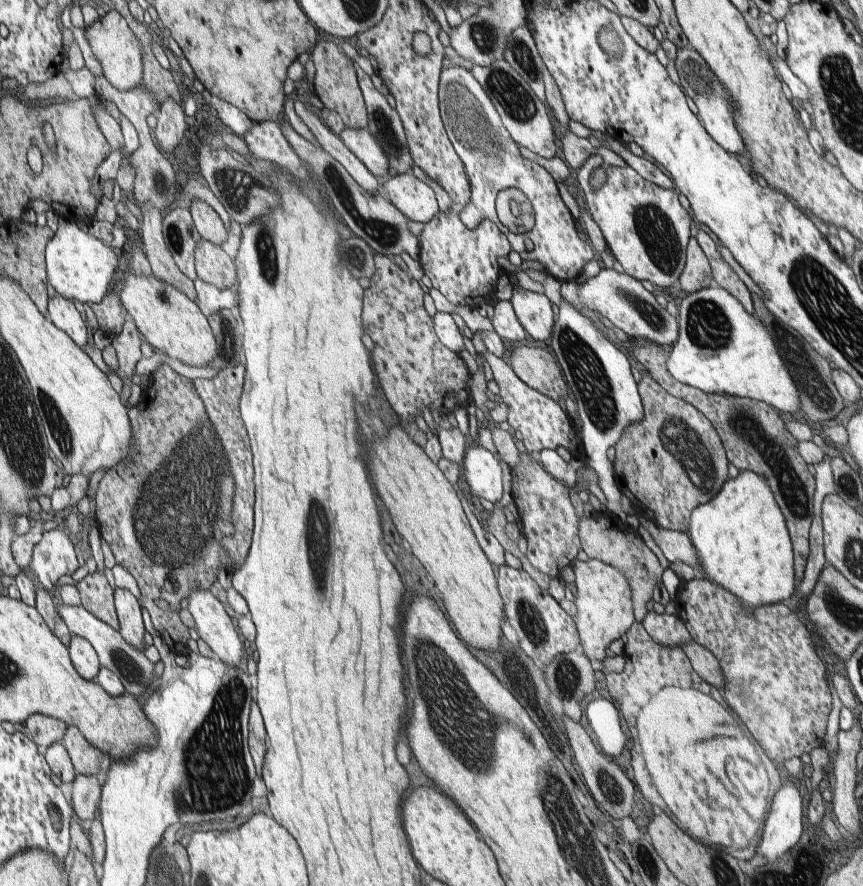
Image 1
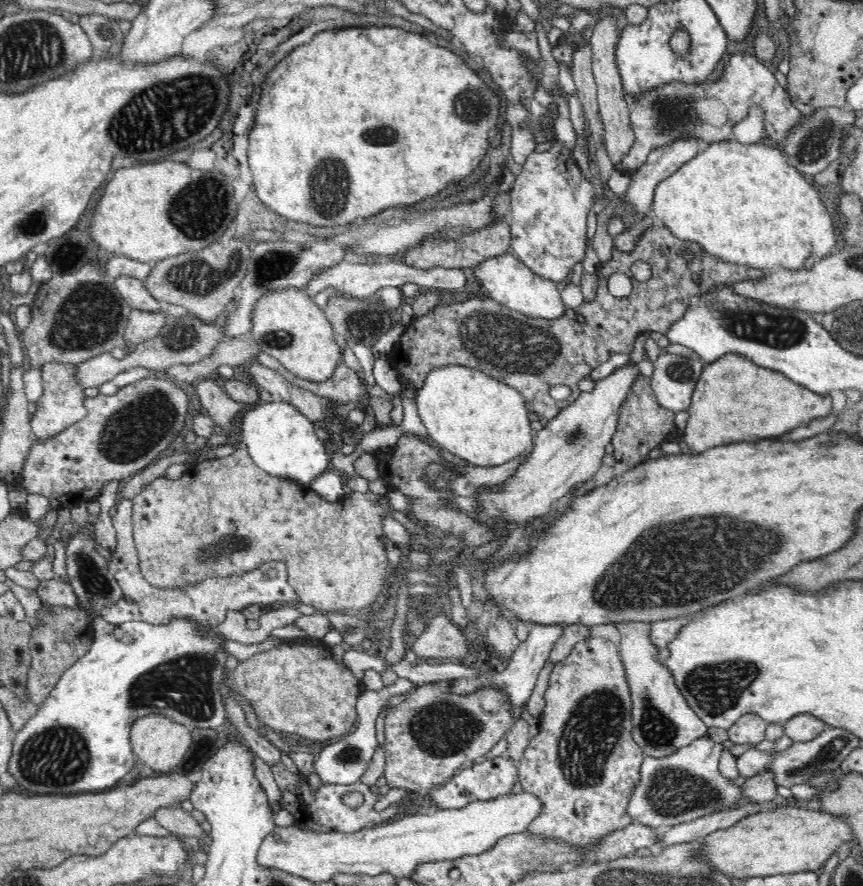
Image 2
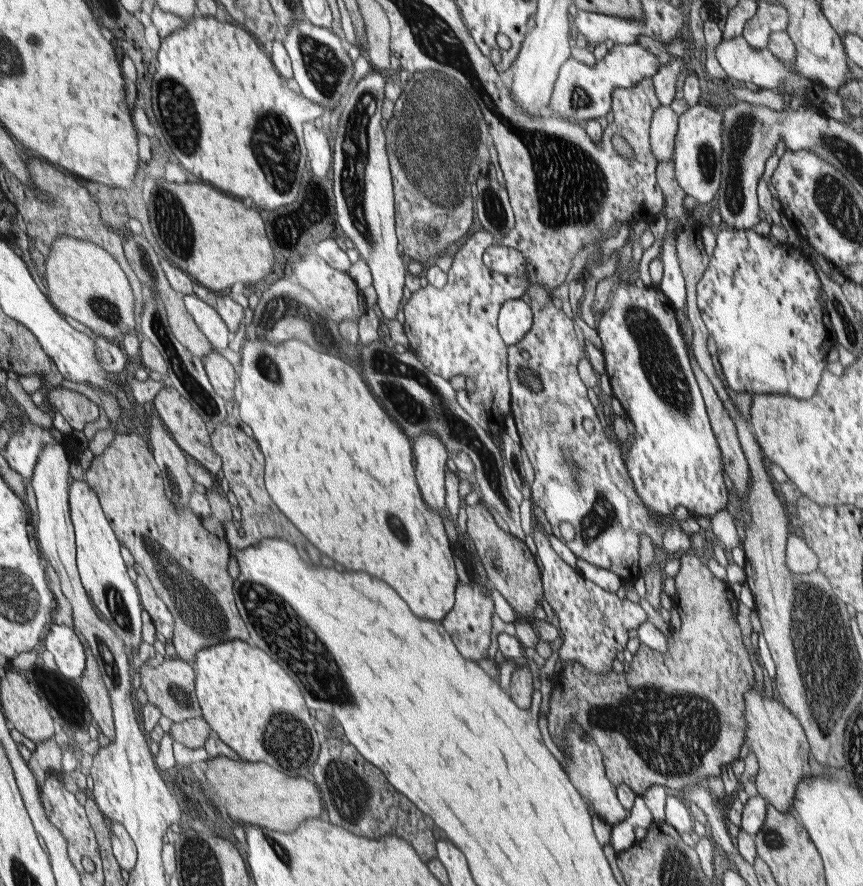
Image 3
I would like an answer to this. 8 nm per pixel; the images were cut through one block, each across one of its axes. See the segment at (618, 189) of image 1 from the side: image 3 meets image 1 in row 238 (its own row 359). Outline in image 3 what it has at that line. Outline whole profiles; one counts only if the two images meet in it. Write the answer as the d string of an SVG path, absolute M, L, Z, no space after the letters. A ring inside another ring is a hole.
M619 280L619 286L609 296L609 308L603 310L603 316L595 328L603 346L601 354L605 358L605 396L613 396L635 426L635 436L625 456L625 466L637 496L657 518L673 514L677 506L687 508L691 516L709 518L723 508L727 510L729 498L723 484L725 468L721 450L711 430L711 422L689 364L687 344L679 332L675 308L671 308L669 300L657 290L657 286L637 288L635 284L631 286L625 280Z

